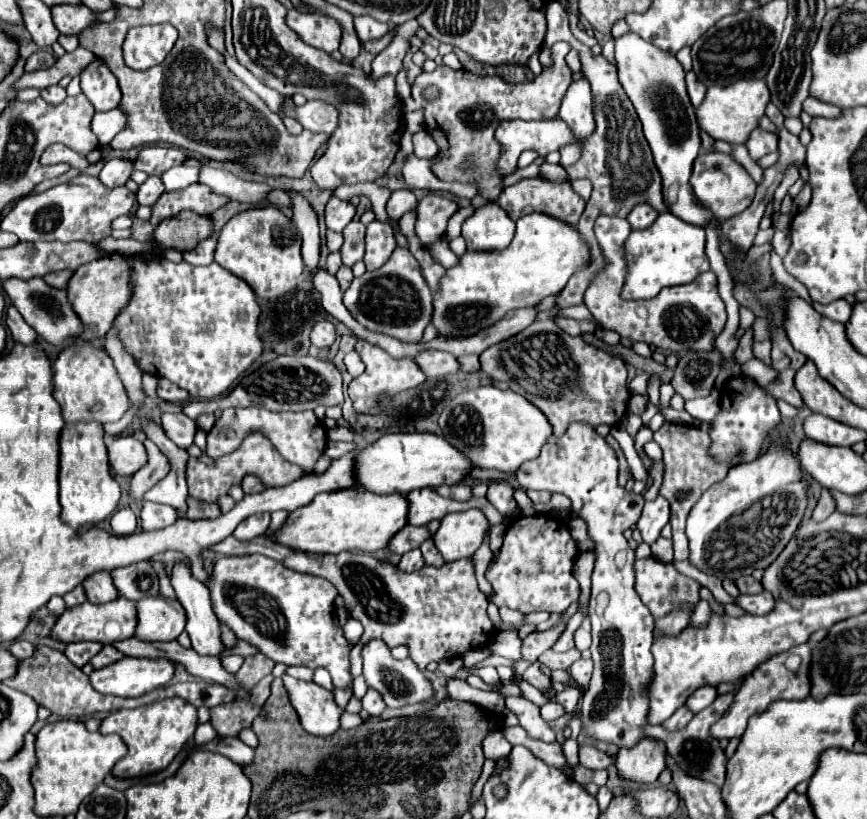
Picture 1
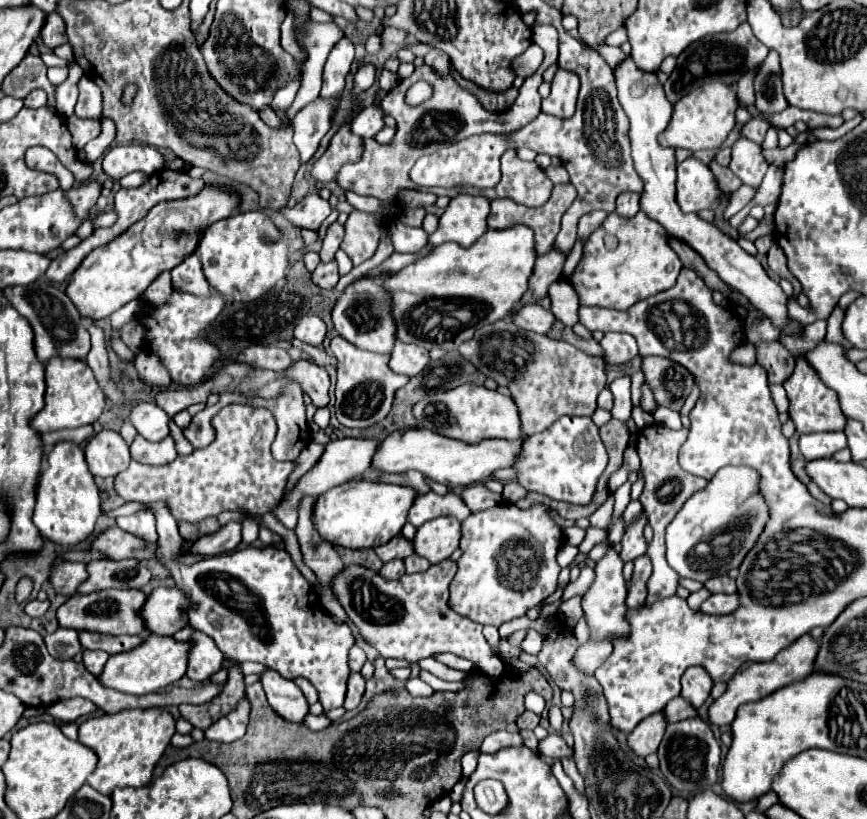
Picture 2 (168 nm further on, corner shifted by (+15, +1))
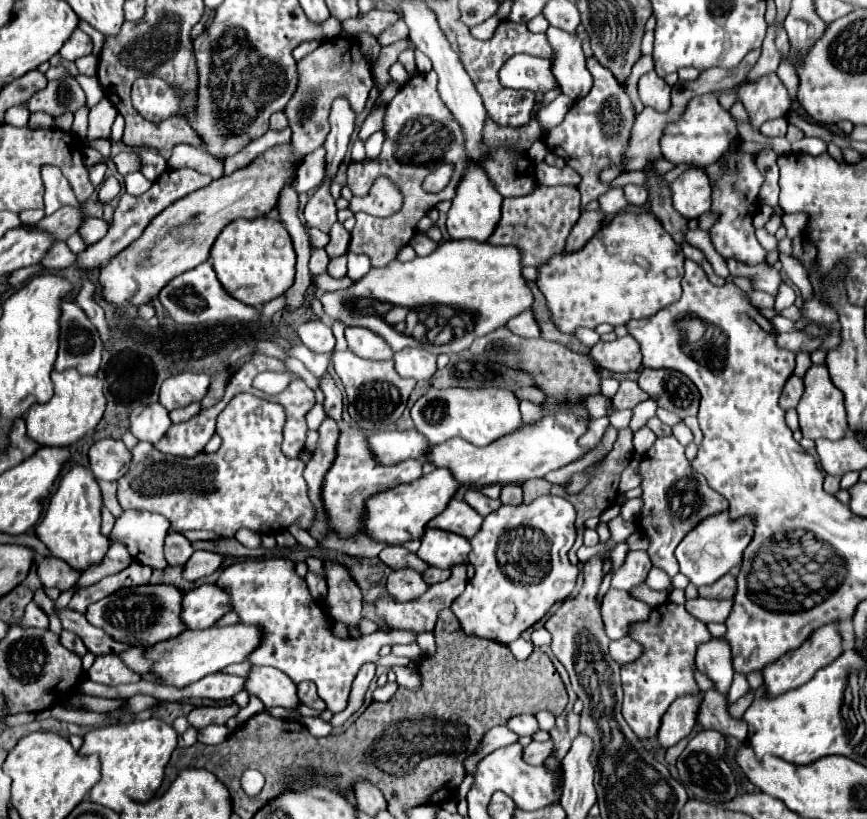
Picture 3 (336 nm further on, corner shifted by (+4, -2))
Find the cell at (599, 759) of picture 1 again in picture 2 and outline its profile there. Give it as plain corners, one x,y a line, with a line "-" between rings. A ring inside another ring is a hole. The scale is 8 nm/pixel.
549,734
545,740
541,740
537,752
545,758
563,758
573,754
573,750
565,744
565,740
559,734

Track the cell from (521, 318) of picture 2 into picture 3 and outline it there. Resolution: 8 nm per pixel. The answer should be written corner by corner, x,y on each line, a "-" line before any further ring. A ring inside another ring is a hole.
532,309
512,317
512,321
508,321
506,327
520,337
540,337
540,327
538,327
538,321
536,321

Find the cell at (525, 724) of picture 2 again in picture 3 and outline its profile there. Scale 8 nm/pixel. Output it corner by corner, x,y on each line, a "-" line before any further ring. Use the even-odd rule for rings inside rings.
516,715
508,721
508,727
518,735
534,735
538,731
538,721
534,715

